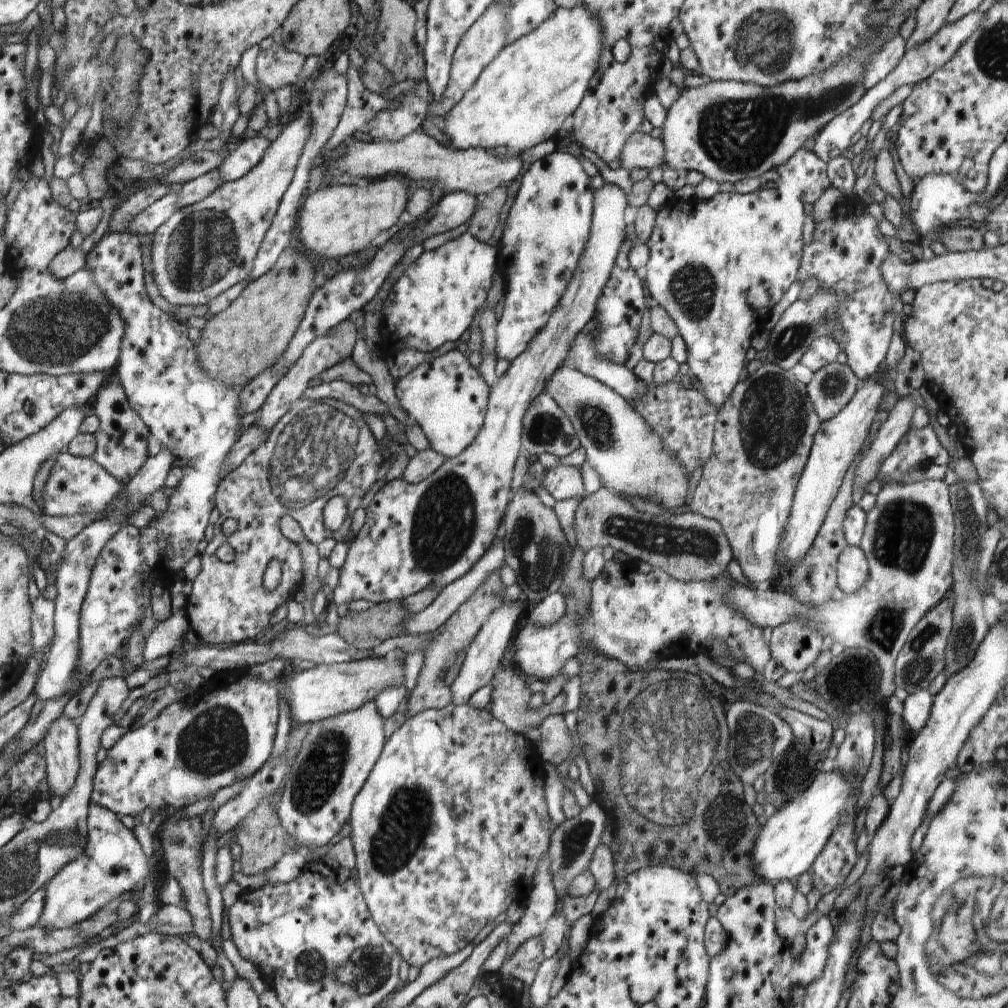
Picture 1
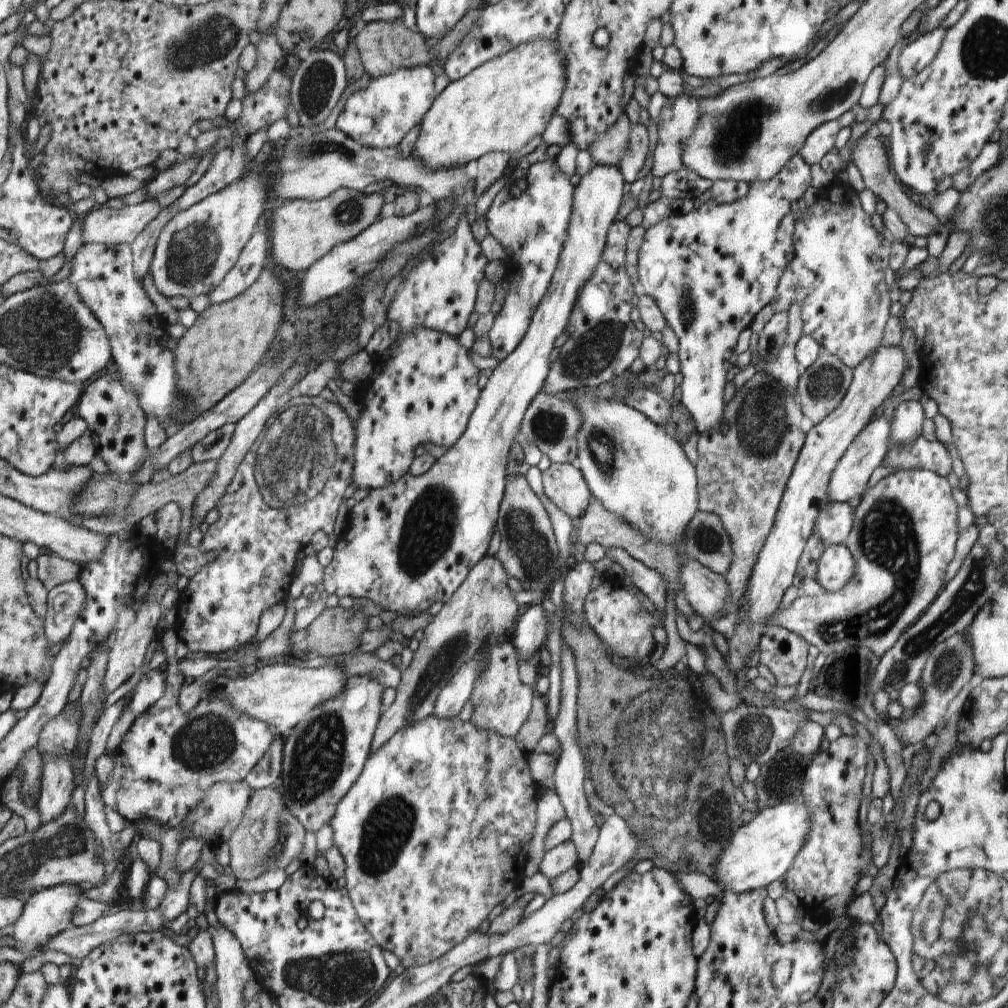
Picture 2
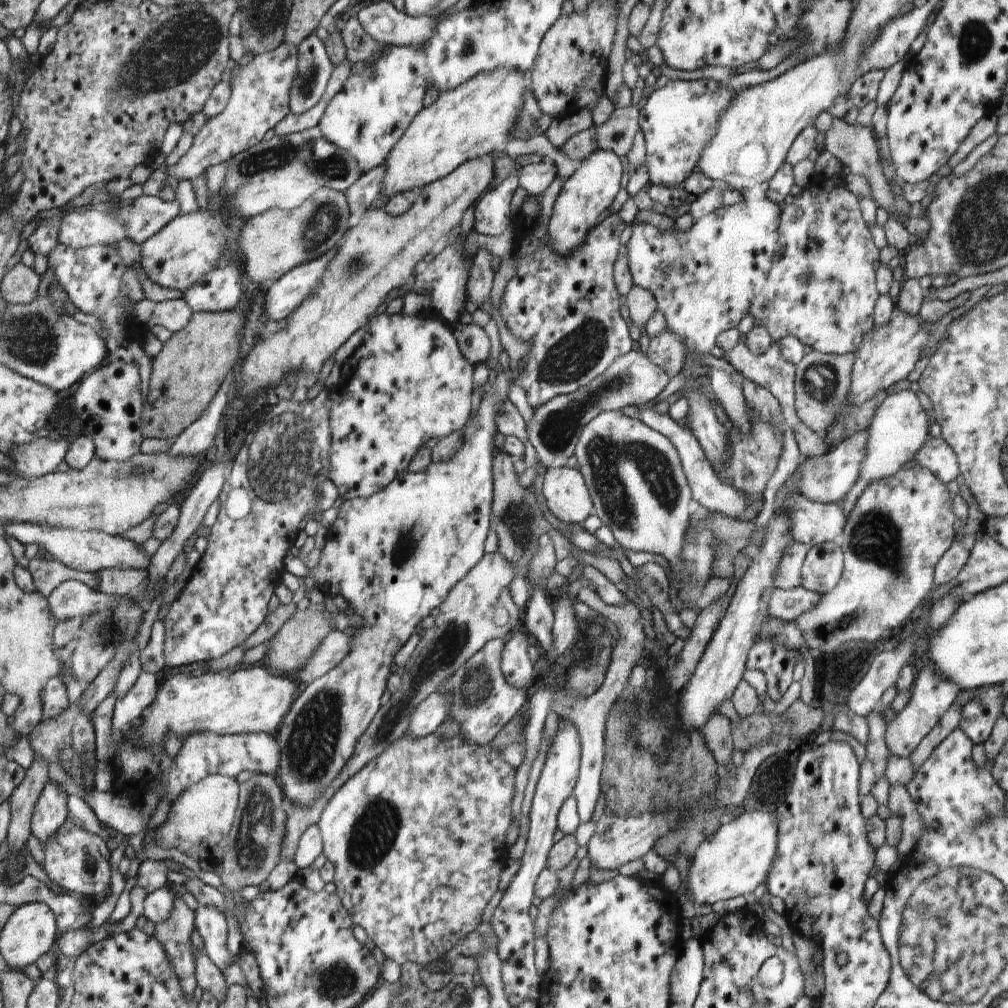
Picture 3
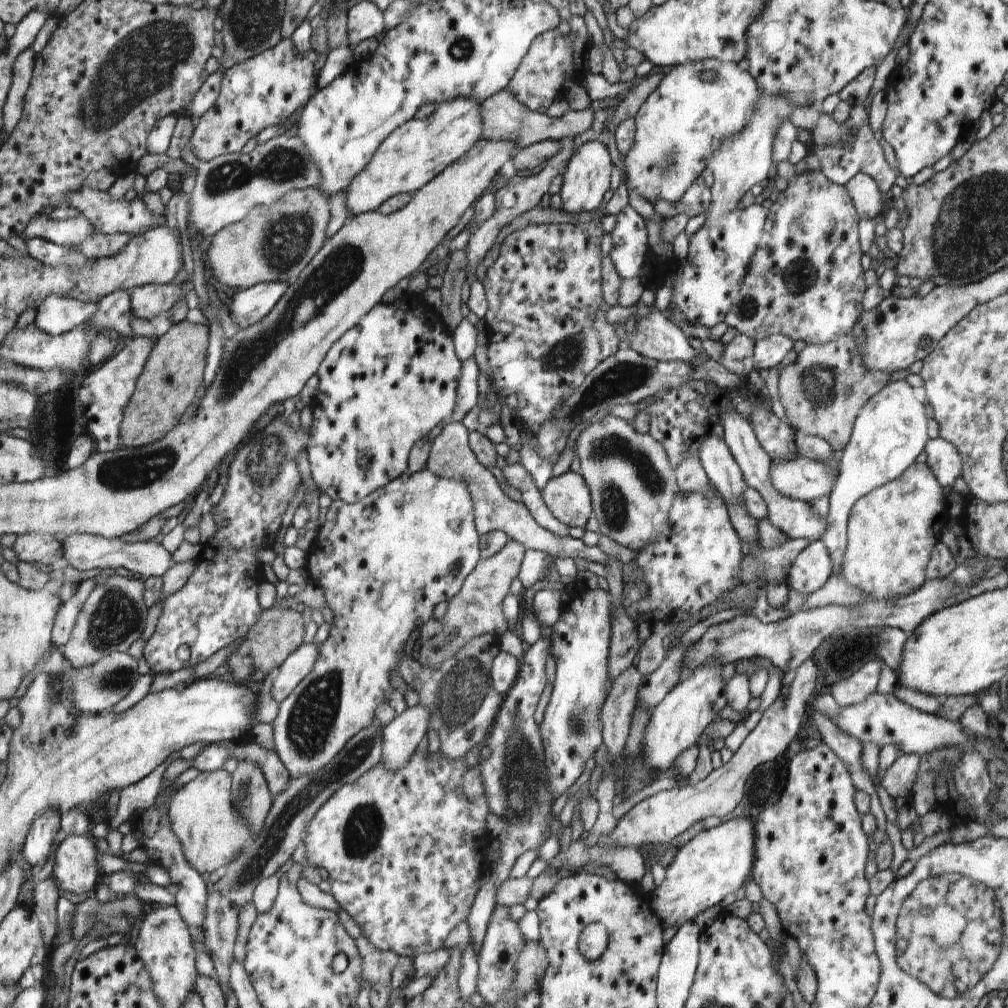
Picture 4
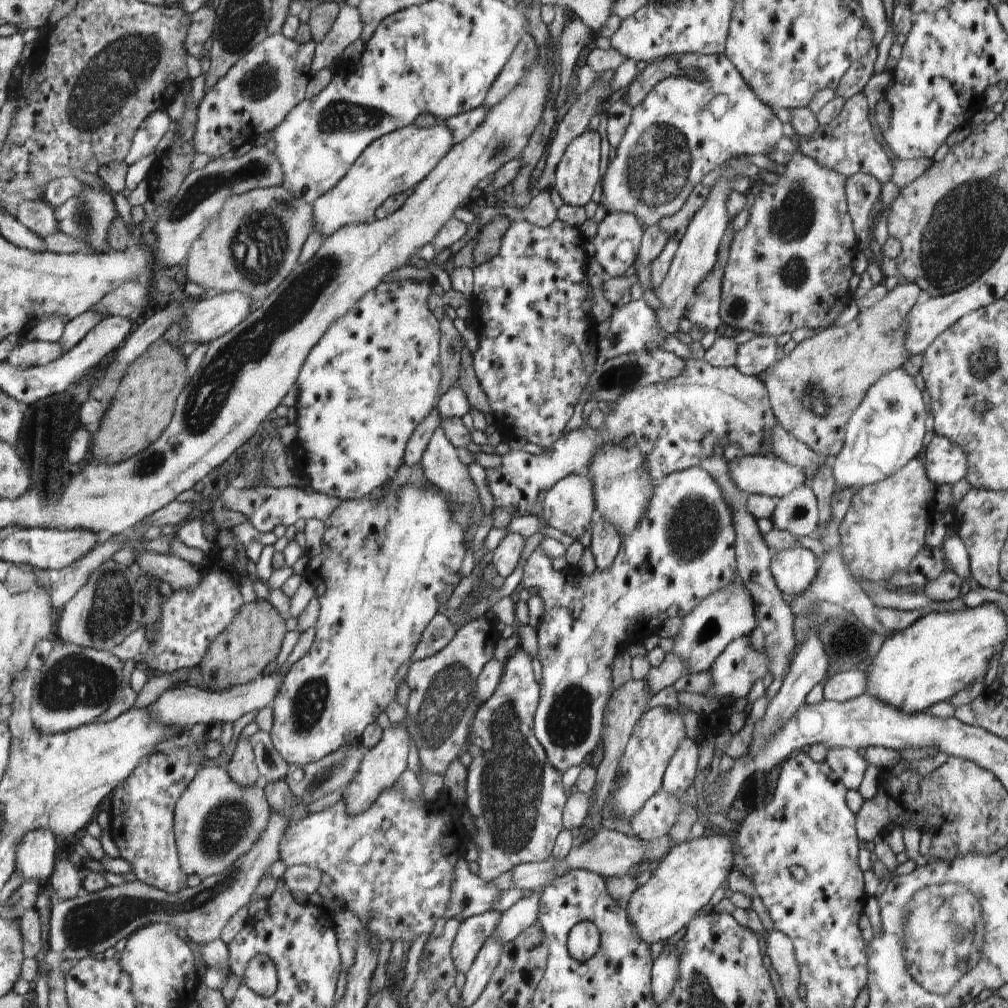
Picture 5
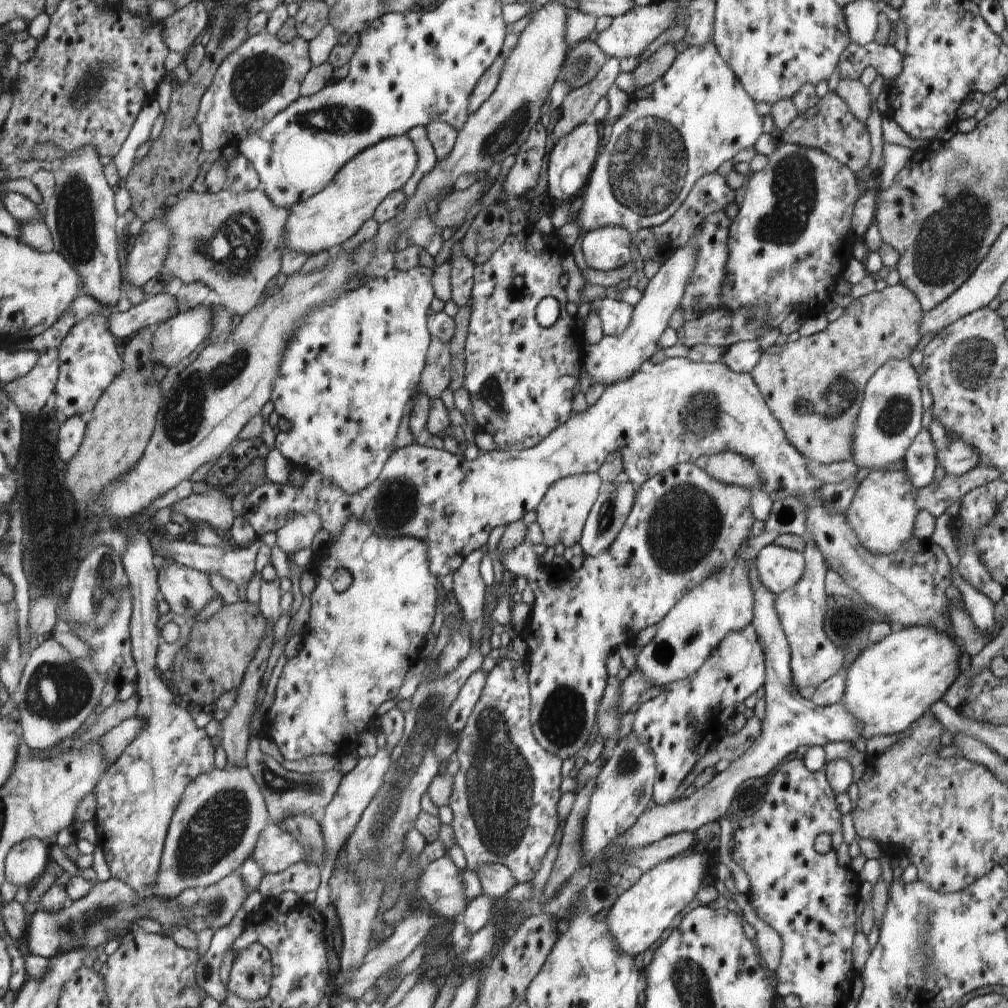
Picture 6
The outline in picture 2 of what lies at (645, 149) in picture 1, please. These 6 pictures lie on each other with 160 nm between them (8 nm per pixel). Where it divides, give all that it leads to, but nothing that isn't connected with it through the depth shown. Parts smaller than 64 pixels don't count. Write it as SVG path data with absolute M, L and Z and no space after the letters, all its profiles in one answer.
M624 112L620 113L618 120L606 132L587 148L592 160L600 165L616 165L627 147L627 140L631 124Z

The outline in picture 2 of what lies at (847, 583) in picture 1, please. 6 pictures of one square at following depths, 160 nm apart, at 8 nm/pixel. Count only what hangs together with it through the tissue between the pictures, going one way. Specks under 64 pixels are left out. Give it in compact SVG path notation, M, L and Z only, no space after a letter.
M830 545L817 562L815 581L828 593L839 591L855 573L855 560L846 545Z

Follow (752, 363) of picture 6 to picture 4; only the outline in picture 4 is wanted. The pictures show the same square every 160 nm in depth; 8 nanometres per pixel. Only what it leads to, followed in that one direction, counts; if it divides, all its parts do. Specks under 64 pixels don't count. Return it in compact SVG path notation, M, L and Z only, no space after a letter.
M782 334L764 338L754 344L754 368L762 373L775 368L794 349L795 343Z

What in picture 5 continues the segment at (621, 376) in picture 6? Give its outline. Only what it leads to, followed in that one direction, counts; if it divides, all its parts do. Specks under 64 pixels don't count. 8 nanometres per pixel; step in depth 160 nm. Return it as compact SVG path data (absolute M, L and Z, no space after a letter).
M746 156L736 158L730 163L730 169L719 178L713 187L706 202L694 215L694 218L687 226L686 232L679 240L679 246L671 261L668 273L660 286L654 292L659 300L659 307L654 311L657 322L657 330L664 335L678 332L678 322L684 316L686 302L690 301L692 295L698 292L703 284L706 275L715 268L716 256L720 239L724 230L730 225L729 214L727 213L727 196L731 193L730 181L739 174L748 176L754 183L758 181L760 170L745 160Z

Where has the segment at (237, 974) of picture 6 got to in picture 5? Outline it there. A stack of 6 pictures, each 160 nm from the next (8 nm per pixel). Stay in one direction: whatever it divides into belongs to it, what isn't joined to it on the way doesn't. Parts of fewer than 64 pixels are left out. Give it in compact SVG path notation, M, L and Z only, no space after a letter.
M259 954L248 962L244 980L246 986L256 994L264 997L272 996L278 992L278 967L273 959Z

